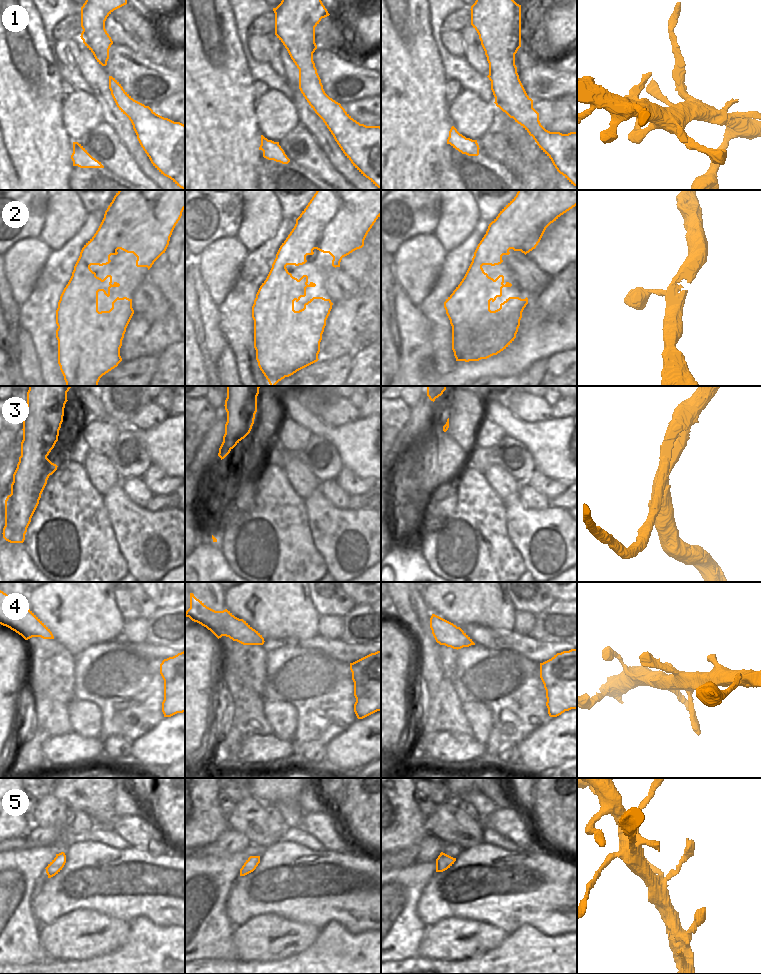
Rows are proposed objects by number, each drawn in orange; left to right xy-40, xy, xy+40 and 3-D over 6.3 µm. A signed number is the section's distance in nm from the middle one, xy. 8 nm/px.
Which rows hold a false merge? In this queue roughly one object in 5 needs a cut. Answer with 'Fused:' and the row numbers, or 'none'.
Fused: 1

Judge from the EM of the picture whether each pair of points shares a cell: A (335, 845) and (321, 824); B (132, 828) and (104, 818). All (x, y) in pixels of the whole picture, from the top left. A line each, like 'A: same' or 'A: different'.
A: same
B: different

